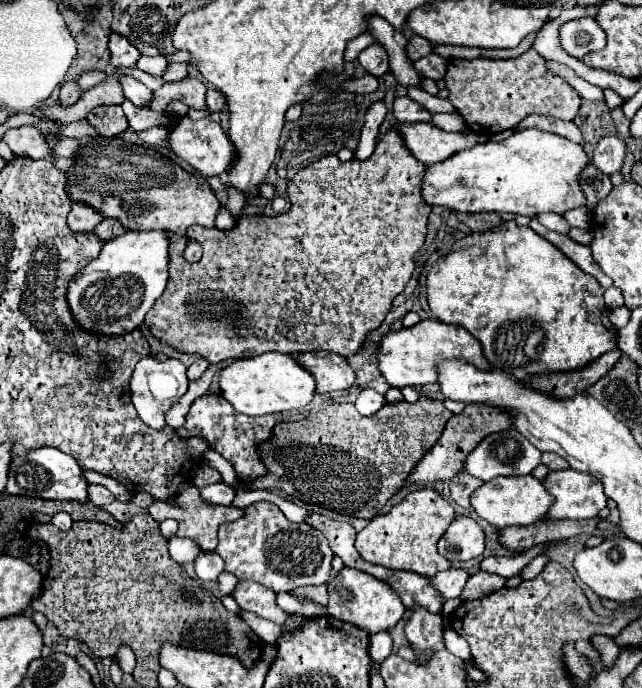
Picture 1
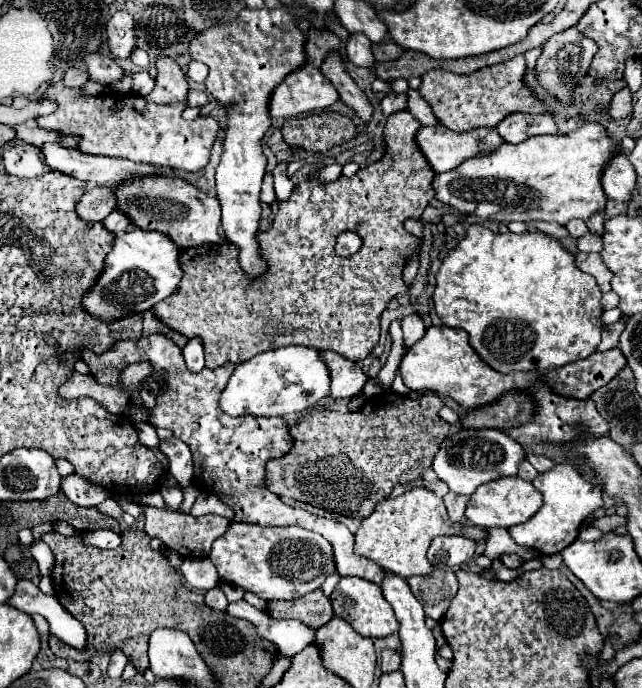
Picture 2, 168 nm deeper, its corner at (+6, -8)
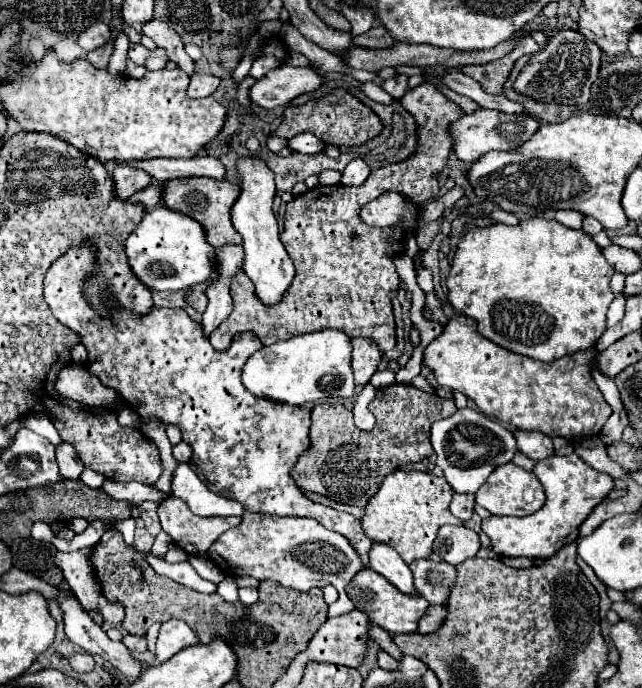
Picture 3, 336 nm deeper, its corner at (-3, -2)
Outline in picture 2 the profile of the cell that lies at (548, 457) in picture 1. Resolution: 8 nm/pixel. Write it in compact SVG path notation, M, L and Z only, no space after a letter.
M534 454L528 456L528 462L530 462L538 472L548 472L548 470L552 470L552 466L554 466L554 462L552 462L550 458L546 458L546 456L534 456Z

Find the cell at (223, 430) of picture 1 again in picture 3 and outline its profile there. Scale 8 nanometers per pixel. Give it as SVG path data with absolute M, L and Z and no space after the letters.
M91 244L71 246L57 262L51 264L51 270L45 276L45 302L49 304L53 316L73 332L79 334L81 344L87 348L89 356L85 360L85 368L89 374L97 376L103 386L113 388L121 398L129 402L129 406L139 414L141 420L157 418L163 426L175 424L183 434L183 442L187 442L193 450L189 466L193 466L195 474L209 486L211 492L237 500L249 512L261 512L271 516L307 516L315 518L325 528L343 534L363 564L369 566L369 538L363 534L361 520L347 512L339 512L327 508L323 504L315 504L309 500L293 482L291 470L297 458L311 446L309 442L309 426L311 426L311 410L303 406L285 406L281 402L269 402L267 398L257 398L245 390L241 382L241 370L251 354L255 354L263 344L255 334L237 334L233 338L229 350L217 352L211 342L205 338L203 326L189 318L183 308L159 308L153 306L149 314L133 314L119 304L111 304L113 298L107 298L105 310L109 316L99 316L97 310L85 300L85 280L95 272L97 266L97 248Z

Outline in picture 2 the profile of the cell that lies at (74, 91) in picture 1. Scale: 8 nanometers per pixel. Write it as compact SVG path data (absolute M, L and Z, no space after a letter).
M70 68L70 70L64 74L64 78L62 78L62 84L68 86L68 88L80 88L80 86L86 84L86 82L88 82L88 74L86 74L86 72L80 72L80 70L76 70L76 68Z

